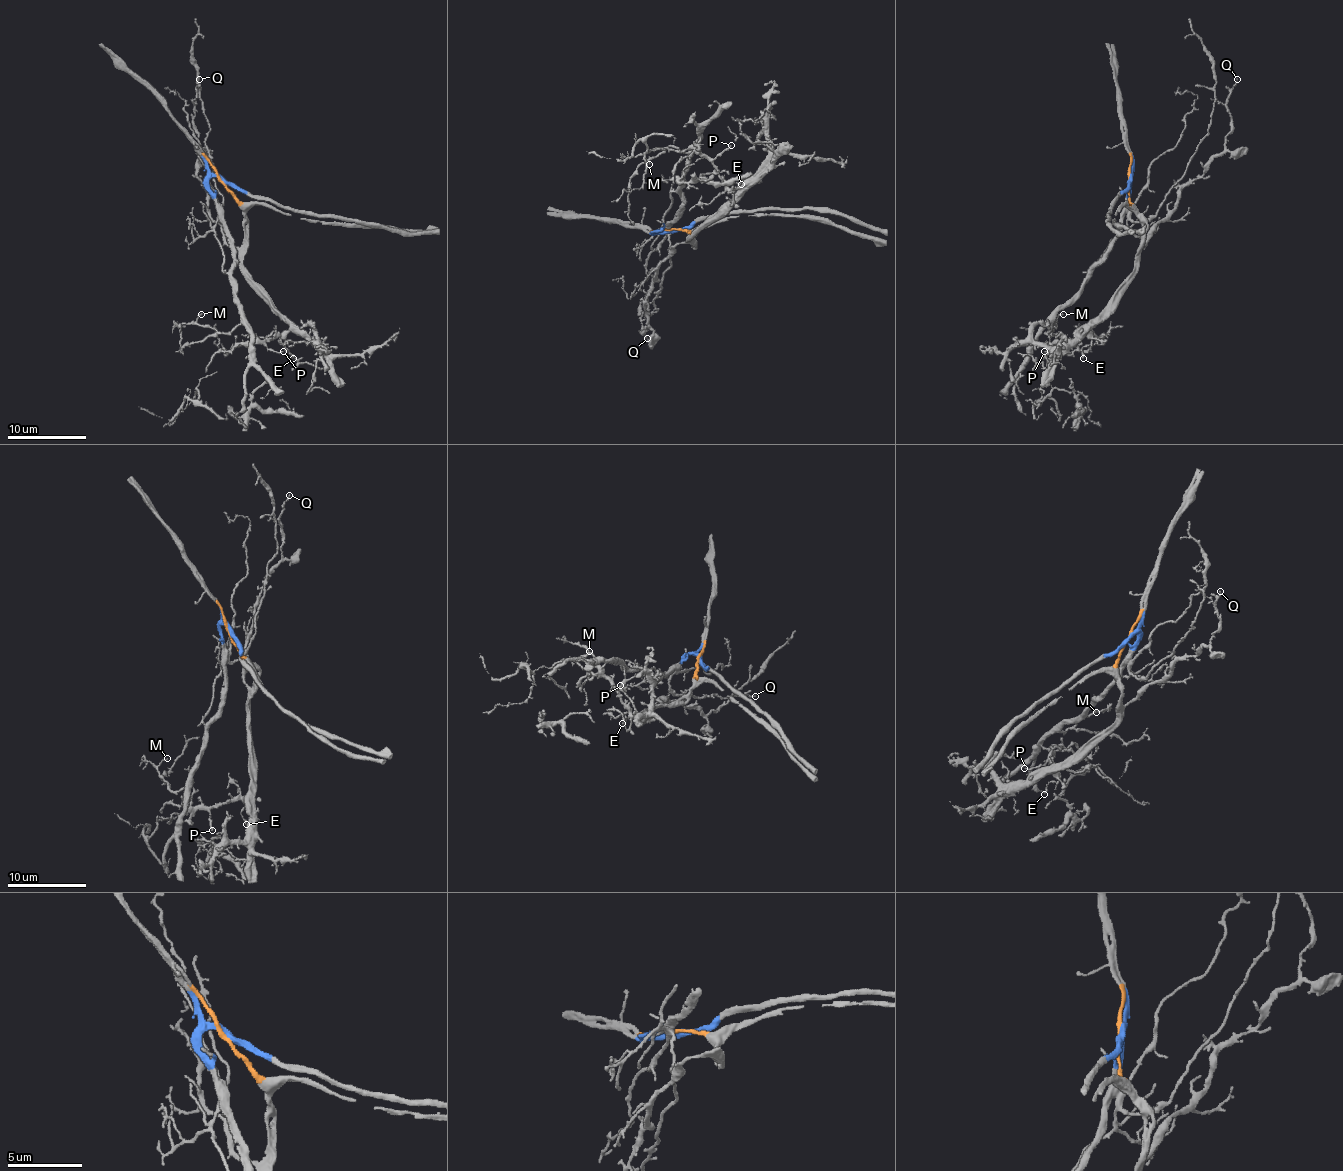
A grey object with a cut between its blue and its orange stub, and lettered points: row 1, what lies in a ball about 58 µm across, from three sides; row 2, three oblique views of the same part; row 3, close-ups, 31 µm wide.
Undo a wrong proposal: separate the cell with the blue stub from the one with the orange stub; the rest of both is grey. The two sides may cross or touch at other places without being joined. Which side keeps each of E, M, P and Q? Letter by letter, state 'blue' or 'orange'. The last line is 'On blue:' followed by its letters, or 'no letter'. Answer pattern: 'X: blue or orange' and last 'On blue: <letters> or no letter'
E: orange
M: blue
P: orange
Q: orange
On blue: M

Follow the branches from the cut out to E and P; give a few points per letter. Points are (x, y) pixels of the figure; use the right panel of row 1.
E: (1129, 179), (1129, 203), (1142, 226), (1138, 270), (1089, 325), (1091, 343), (1081, 349), (1083, 359)
P: (1129, 179), (1129, 203), (1136, 211), (1142, 226), (1138, 270), (1129, 286), (1089, 325), (1085, 335), (1044, 351)

